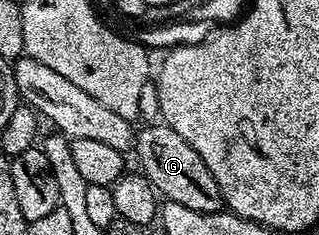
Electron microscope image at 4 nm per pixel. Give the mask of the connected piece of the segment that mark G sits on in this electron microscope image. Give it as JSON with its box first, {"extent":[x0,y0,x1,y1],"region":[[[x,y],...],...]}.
{"extent":[132,123,223,213],"region":[[[146,123],[134,134],[132,153],[138,156],[140,172],[150,180],[150,186],[159,198],[181,203],[192,211],[201,213],[223,212],[222,192],[208,171],[208,163],[196,155],[196,147],[182,136],[176,135],[172,127],[165,123]]]}

